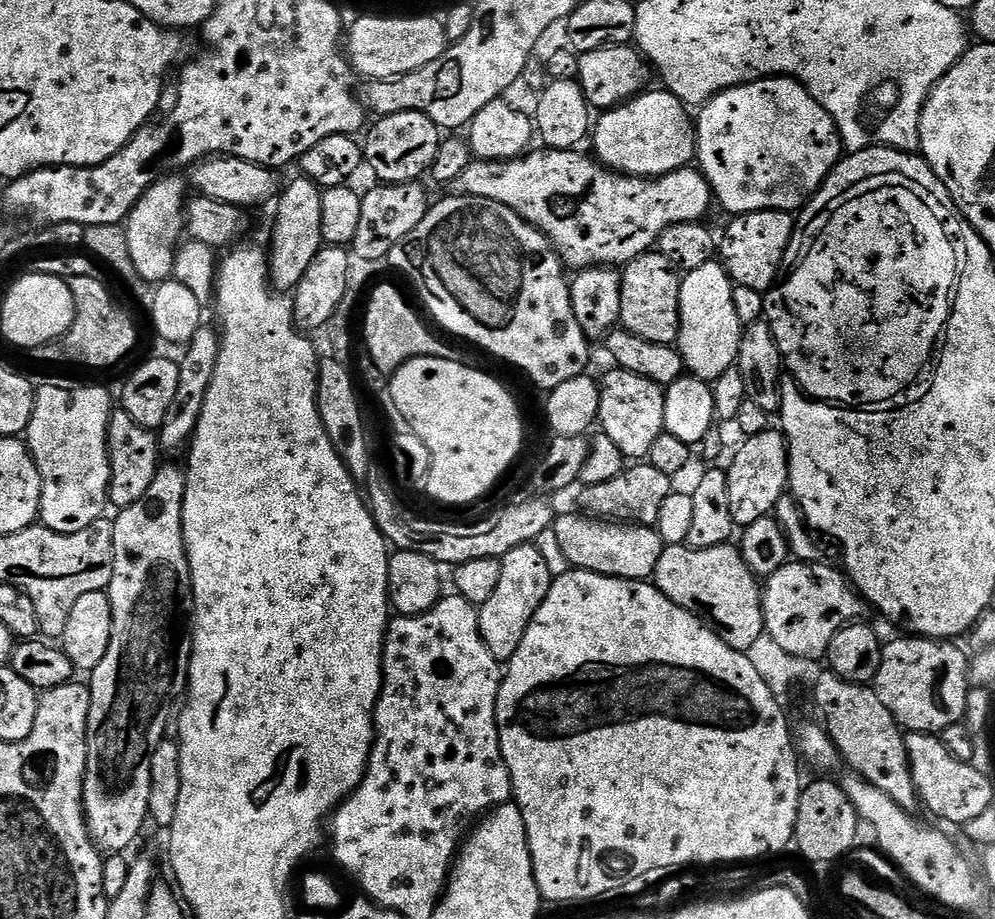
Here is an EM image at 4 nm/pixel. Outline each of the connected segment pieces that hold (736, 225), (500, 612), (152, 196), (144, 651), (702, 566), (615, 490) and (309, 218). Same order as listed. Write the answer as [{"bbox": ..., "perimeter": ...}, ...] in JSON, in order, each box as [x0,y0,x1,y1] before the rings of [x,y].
[{"bbox":[719,210,796,294],"perimeter":[[[762,210],[737,215],[733,220],[736,221],[724,232],[724,240],[722,236],[719,241],[719,259],[732,279],[733,285],[750,286],[750,290],[767,294],[777,287],[783,256],[795,232],[796,220],[793,213]]]},{"bbox":[479,543,554,662],"perimeter":[[[535,543],[523,544],[507,552],[500,560],[502,578],[498,578],[498,590],[494,590],[490,602],[479,605],[480,633],[490,646],[490,654],[501,662],[511,660],[522,646],[522,638],[538,610],[538,606],[546,598],[554,577],[550,572],[546,559],[536,548]]]},{"bbox":[126,179,186,286],"perimeter":[[[157,179],[156,183],[150,185],[146,194],[136,203],[134,210],[126,221],[128,229],[128,241],[130,242],[130,258],[134,258],[134,266],[142,280],[150,286],[159,286],[166,280],[173,279],[175,270],[178,245],[180,238],[186,228],[186,195],[184,196],[184,184],[180,180]]]},{"bbox":[84,463,194,854],"perimeter":[[[165,463],[156,473],[154,482],[144,497],[134,506],[119,509],[117,516],[120,517],[115,517],[114,520],[114,578],[106,589],[108,601],[112,604],[112,633],[110,634],[110,646],[106,650],[106,658],[102,658],[102,662],[98,662],[98,666],[93,668],[90,673],[92,701],[88,715],[88,769],[84,775],[84,817],[88,819],[88,832],[95,840],[96,847],[108,854],[127,853],[127,848],[139,838],[144,823],[149,823],[151,756],[169,735],[168,723],[172,720],[172,707],[175,706],[176,699],[179,696],[181,699],[188,690],[188,671],[192,661],[194,605],[192,603],[192,575],[188,565],[188,548],[184,545],[184,523],[182,522],[185,483],[185,473],[181,469],[179,472],[174,465]]]},{"bbox":[654,543,764,653],"perimeter":[[[731,543],[719,544],[713,548],[689,548],[684,544],[667,545],[658,558],[654,577],[656,589],[670,602],[693,612],[717,632],[730,646],[739,652],[751,653],[764,631],[764,601],[762,584],[746,566],[739,547]]]},{"bbox":[580,462,674,526],"perimeter":[[[636,462],[625,467],[618,478],[610,478],[610,482],[590,484],[583,489],[580,504],[589,516],[603,518],[613,522],[643,524],[654,526],[658,522],[658,514],[662,510],[662,502],[674,491],[673,477],[662,474],[662,470],[654,470],[647,462]]]},{"bbox":[270,176,324,292],"perimeter":[[[298,176],[279,195],[276,208],[276,237],[270,247],[270,276],[275,287],[284,292],[293,291],[310,268],[311,262],[324,247],[322,234],[323,191],[317,183],[305,176]]]}]

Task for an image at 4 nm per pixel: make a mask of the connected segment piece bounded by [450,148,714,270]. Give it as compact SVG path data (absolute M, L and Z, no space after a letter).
M548 148L544 152L536 151L529 151L516 160L473 159L466 170L452 180L450 192L454 196L481 196L514 210L548 237L568 270L629 264L642 253L655 249L660 235L670 226L703 221L708 207L714 204L708 179L692 166L665 176L645 178L614 172L591 155L583 156L580 150Z

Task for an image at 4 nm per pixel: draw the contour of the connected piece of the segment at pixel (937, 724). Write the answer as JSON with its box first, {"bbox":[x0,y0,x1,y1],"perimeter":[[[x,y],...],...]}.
{"bbox":[874,638,970,734],"perimeter":[[[904,638],[892,640],[883,645],[884,653],[878,666],[874,687],[882,706],[896,717],[896,723],[908,732],[927,732],[944,734],[947,728],[964,720],[964,711],[970,691],[970,656],[959,648],[959,643],[942,640],[925,640],[923,638]]]}

